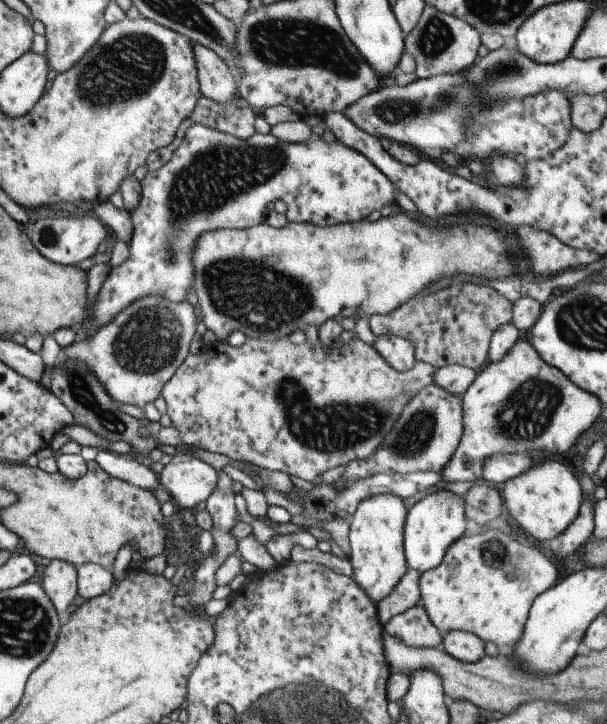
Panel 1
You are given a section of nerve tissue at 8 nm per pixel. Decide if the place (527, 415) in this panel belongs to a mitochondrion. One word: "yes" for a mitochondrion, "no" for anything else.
yes

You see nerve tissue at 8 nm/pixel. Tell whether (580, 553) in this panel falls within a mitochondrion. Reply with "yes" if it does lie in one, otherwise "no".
no

